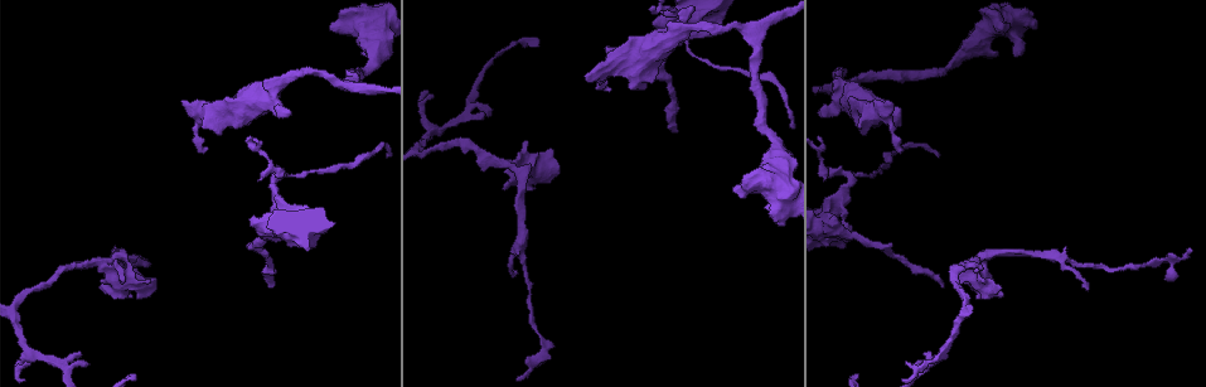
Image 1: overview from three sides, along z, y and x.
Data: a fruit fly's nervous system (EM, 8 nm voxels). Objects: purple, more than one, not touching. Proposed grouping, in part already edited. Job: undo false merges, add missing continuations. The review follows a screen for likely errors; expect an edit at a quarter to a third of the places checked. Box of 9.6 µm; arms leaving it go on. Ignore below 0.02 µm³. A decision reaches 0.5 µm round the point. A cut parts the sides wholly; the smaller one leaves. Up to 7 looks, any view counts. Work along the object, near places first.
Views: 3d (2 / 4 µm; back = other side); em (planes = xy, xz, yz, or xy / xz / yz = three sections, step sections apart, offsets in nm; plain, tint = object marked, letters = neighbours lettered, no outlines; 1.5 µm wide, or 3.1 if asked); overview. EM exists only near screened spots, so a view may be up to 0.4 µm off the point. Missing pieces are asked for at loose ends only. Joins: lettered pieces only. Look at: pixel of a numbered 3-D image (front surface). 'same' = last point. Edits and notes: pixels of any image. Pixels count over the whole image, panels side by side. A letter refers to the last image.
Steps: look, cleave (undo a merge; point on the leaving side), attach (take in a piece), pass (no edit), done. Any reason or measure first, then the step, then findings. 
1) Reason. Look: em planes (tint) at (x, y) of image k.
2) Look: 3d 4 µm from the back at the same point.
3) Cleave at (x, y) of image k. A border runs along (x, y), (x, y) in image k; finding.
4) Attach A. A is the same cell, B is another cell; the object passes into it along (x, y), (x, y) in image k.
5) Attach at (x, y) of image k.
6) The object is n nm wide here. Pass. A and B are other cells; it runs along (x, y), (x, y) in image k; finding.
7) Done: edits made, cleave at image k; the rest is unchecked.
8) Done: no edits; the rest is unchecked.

Three-way junction. Look: em xz step 4 (tint) at (685, 42) of image 1.

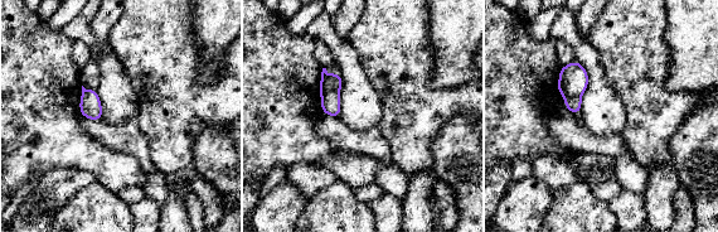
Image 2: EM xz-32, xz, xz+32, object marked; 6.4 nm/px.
Another direction. Look: em yz step 4 (letters) at the same point.

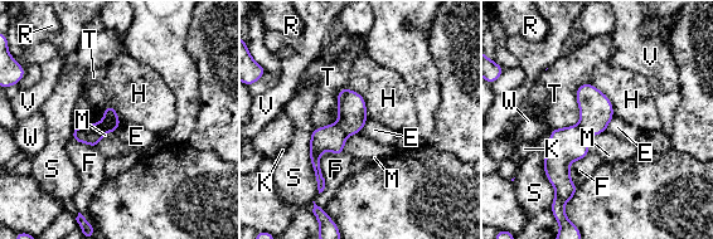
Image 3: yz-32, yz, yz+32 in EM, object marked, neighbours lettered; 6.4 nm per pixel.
Cleave at (352, 106) of image 3. E, F, H, K, M, R, S, T, V and W are other cells; a border runs along (336, 123), (347, 135) in image 3; two neurons meet here.

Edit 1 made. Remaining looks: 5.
Redraw. Look: overview.

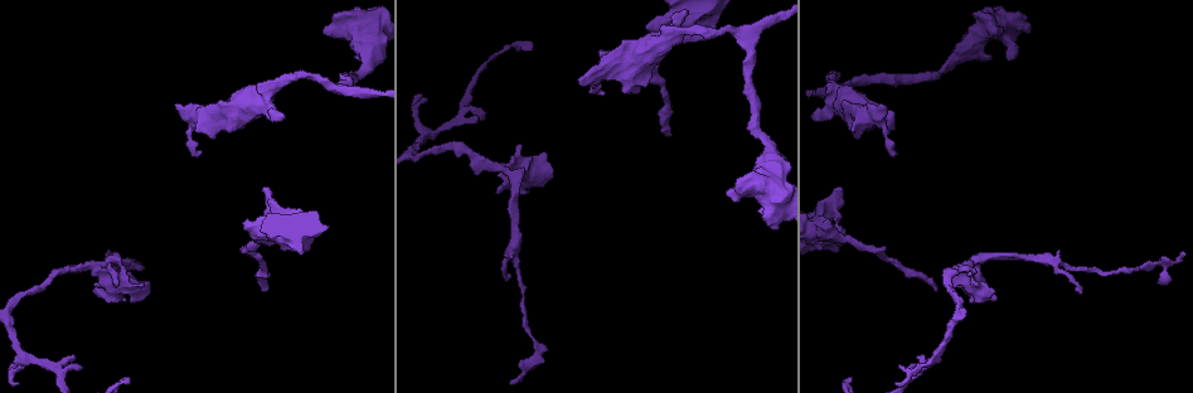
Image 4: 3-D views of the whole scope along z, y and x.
Free end. Look: em planes (letters) at (201, 152) of image 4.

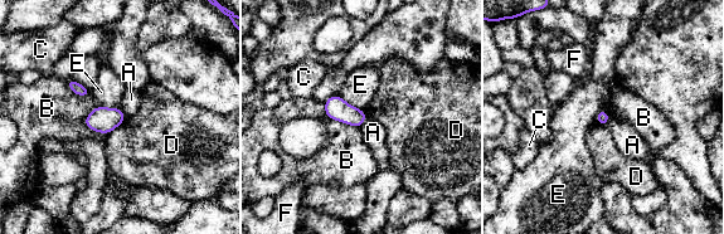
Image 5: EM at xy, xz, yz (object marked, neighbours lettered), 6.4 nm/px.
Pass. A, B, C, D, E and F are other cells; none of them fits.

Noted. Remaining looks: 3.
Done: edits made, cleave at image 3; the rest is unchecked.

